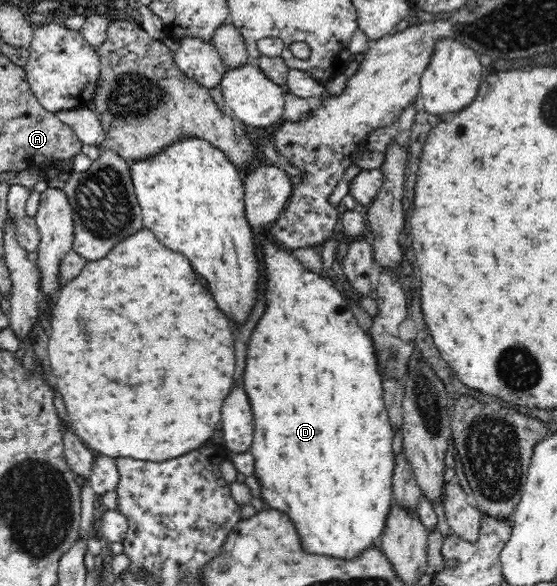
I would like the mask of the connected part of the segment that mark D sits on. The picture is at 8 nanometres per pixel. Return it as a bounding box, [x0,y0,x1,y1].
[243,237,394,559]

